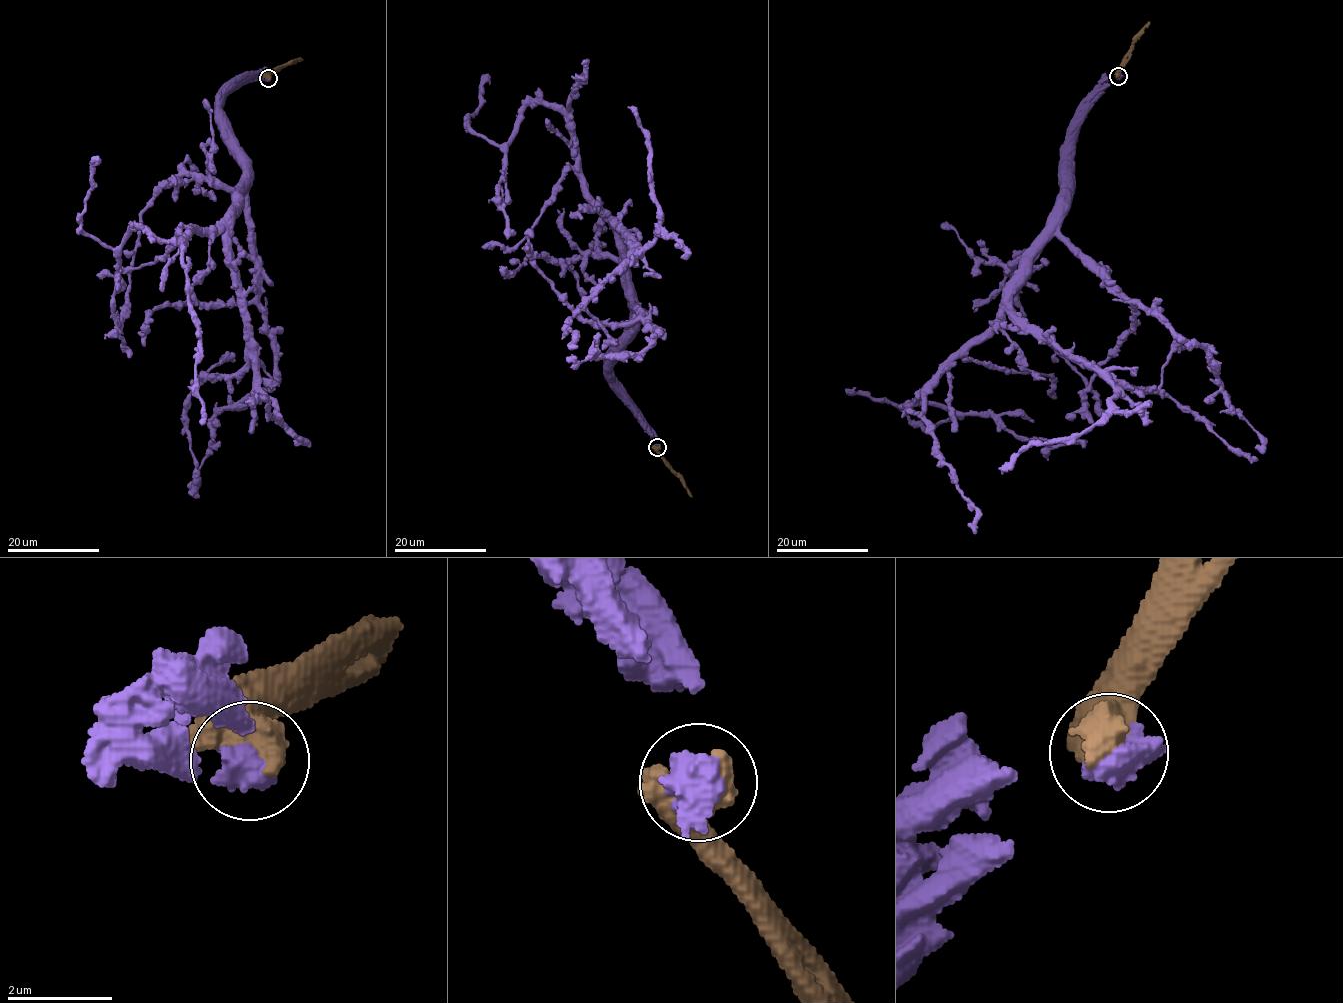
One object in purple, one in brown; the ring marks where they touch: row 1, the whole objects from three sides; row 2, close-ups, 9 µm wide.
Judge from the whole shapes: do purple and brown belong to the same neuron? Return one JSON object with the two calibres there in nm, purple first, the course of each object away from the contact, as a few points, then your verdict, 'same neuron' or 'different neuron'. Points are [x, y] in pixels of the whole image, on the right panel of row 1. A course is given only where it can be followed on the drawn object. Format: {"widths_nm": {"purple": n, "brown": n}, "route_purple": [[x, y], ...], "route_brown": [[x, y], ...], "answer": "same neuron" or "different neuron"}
{"widths_nm": {"purple": 750, "brown": 750}, "route_purple": [[1118, 76], [1068, 144], [1061, 204], [1031, 270], [983, 336], [907, 404], [1084, 447]], "route_brown": [[1118, 76], [1118, 69], [1132, 45], [1150, 22]], "answer": "different neuron"}

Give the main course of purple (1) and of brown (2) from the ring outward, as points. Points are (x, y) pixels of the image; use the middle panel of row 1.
1: (657, 447), (611, 368), (631, 310), (625, 261), (567, 120), (540, 104), (522, 113), (499, 182), (513, 231)
2: (657, 447), (692, 497)

